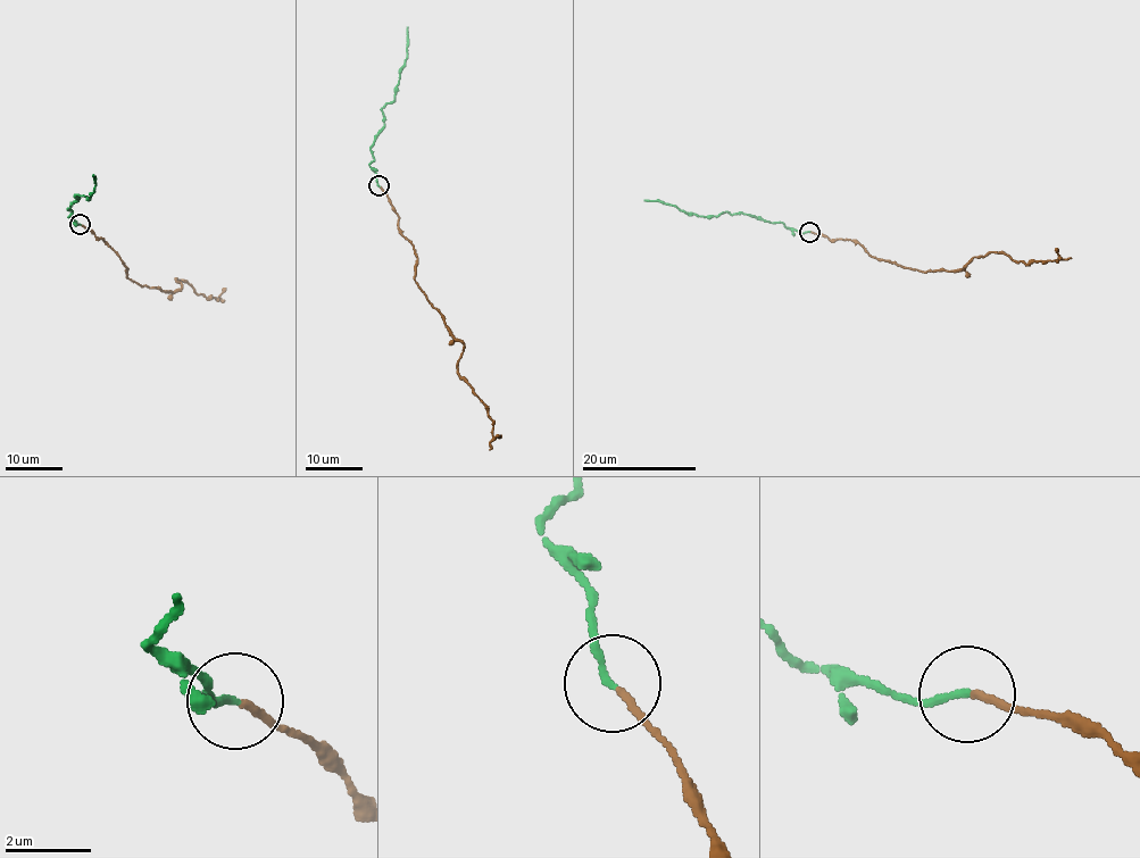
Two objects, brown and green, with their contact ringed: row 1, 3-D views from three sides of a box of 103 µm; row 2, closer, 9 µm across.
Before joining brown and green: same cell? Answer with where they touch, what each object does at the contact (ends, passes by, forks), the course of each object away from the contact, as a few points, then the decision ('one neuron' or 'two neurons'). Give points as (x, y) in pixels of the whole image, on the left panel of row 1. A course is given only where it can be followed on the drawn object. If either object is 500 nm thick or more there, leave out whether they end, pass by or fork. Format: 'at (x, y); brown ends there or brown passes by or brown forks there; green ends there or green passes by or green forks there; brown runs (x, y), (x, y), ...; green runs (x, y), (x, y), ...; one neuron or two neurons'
at (80, 224); brown ends there; green ends there; brown runs (81, 225), (102, 239), (138, 284), (175, 292), (181, 288), (175, 280), (185, 281), (215, 298); green runs (80, 225), (68, 217), (72, 210), (67, 208), (78, 199), (76, 196), (89, 198), (96, 184), (94, 174); two neurons

